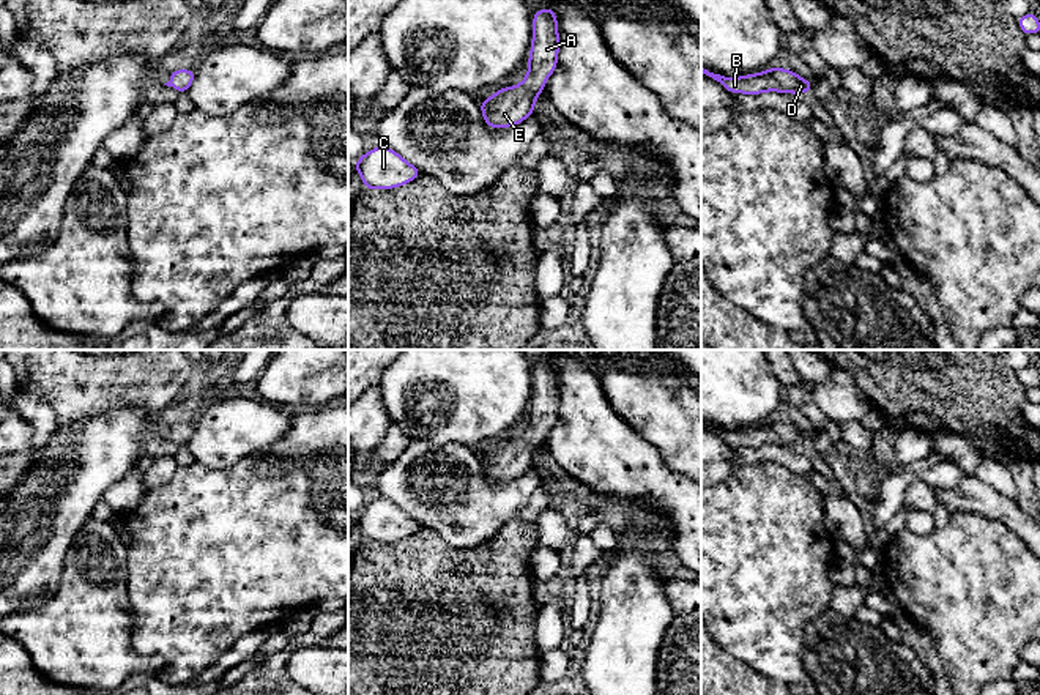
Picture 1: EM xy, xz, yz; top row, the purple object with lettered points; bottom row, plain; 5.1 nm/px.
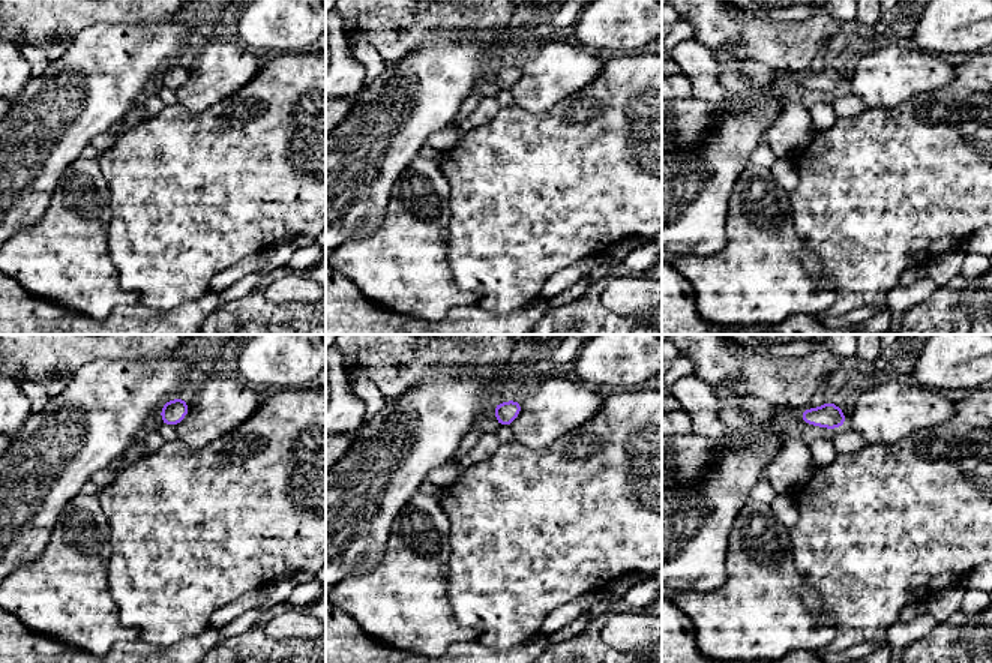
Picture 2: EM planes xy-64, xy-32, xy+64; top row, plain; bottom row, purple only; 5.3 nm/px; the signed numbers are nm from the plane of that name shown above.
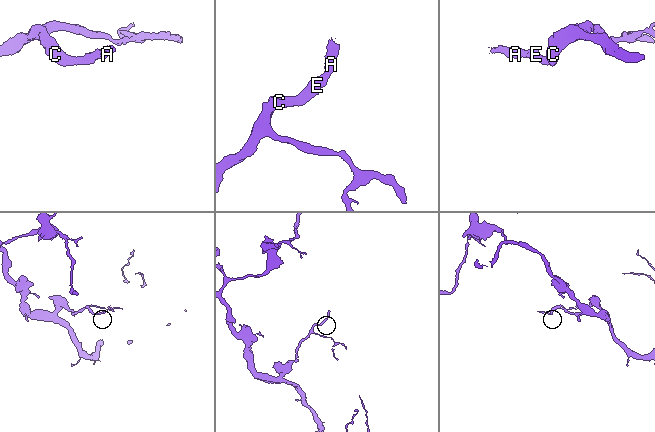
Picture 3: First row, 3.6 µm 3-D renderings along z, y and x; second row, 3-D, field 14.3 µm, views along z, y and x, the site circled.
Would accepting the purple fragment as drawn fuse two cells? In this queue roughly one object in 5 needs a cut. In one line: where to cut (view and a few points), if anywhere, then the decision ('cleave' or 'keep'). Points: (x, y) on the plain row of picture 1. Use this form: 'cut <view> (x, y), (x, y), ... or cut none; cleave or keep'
cut none; keep

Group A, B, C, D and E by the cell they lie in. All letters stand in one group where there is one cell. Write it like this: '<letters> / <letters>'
A B C D E

